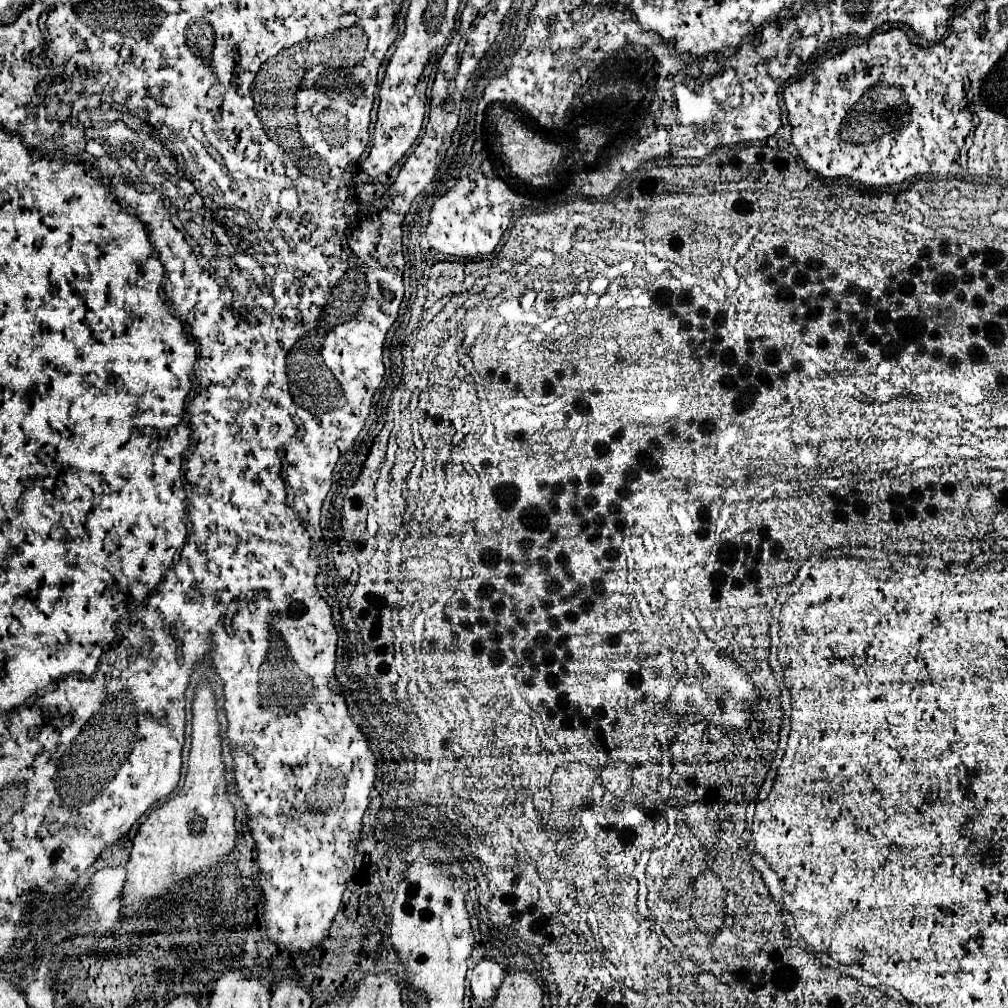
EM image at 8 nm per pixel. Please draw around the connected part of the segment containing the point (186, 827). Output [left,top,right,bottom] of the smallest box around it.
[122,680,234,916]

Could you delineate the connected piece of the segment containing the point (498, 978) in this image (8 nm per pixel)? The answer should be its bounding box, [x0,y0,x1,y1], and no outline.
[472,958,504,1006]

